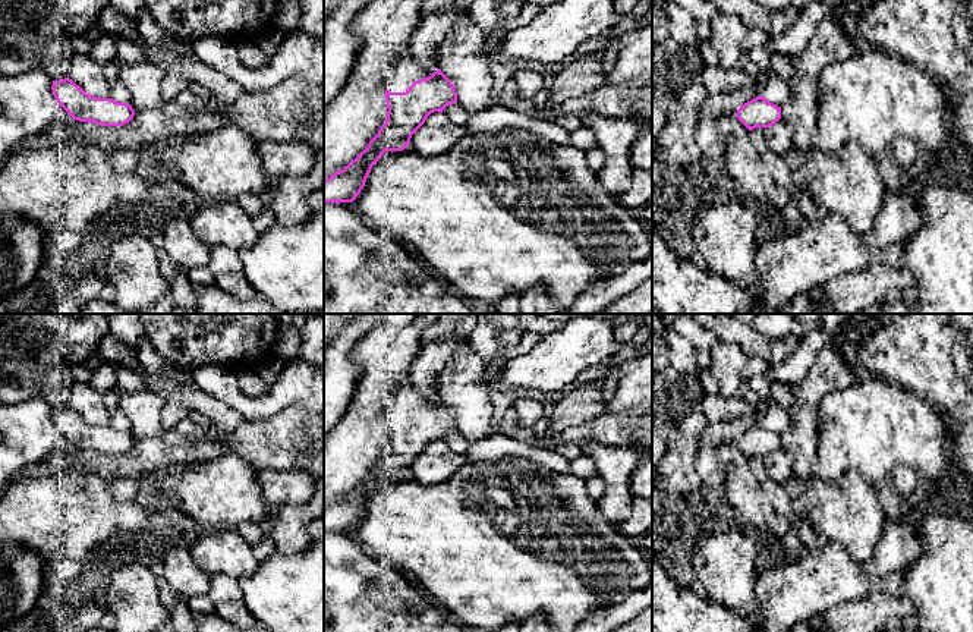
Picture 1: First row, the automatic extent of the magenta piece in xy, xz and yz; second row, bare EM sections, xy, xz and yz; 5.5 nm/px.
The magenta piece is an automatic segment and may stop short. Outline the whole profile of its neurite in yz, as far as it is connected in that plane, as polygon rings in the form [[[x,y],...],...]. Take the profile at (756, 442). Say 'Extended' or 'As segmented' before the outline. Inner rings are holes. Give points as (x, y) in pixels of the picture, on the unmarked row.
As segmented. [[[756,425],[744,431],[736,446],[749,458],[769,456],[781,447],[781,436],[769,431],[765,425]]]

